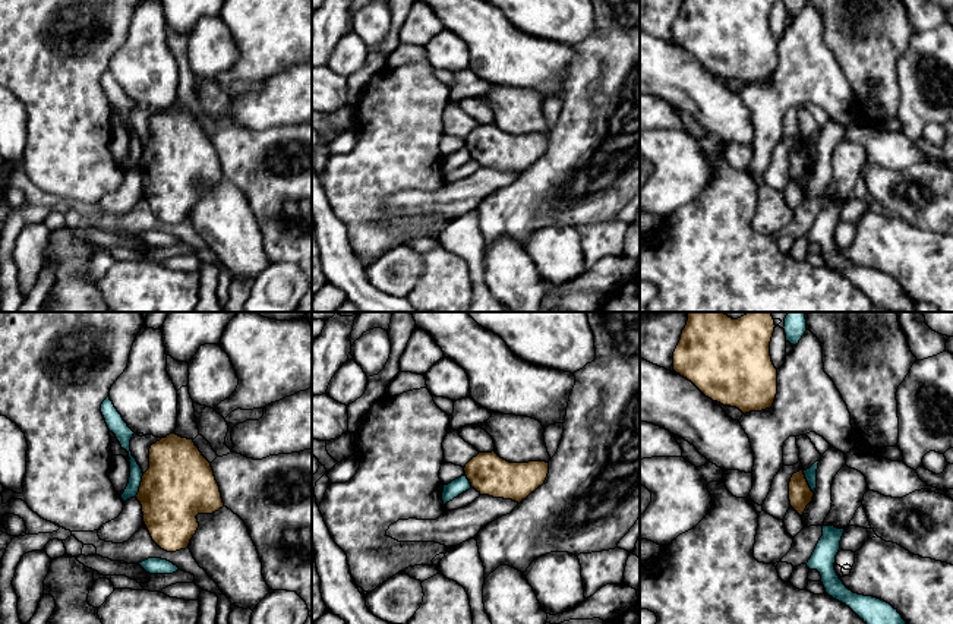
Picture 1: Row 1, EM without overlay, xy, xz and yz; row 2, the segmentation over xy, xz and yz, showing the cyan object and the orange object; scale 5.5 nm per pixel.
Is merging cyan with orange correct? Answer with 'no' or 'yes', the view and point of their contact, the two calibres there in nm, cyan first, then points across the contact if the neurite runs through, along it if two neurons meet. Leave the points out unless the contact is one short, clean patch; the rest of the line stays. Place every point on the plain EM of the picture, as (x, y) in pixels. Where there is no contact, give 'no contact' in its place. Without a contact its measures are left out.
no | xy (139, 157) | 70/380 nm | along xy (144, 145), (135, 169)

